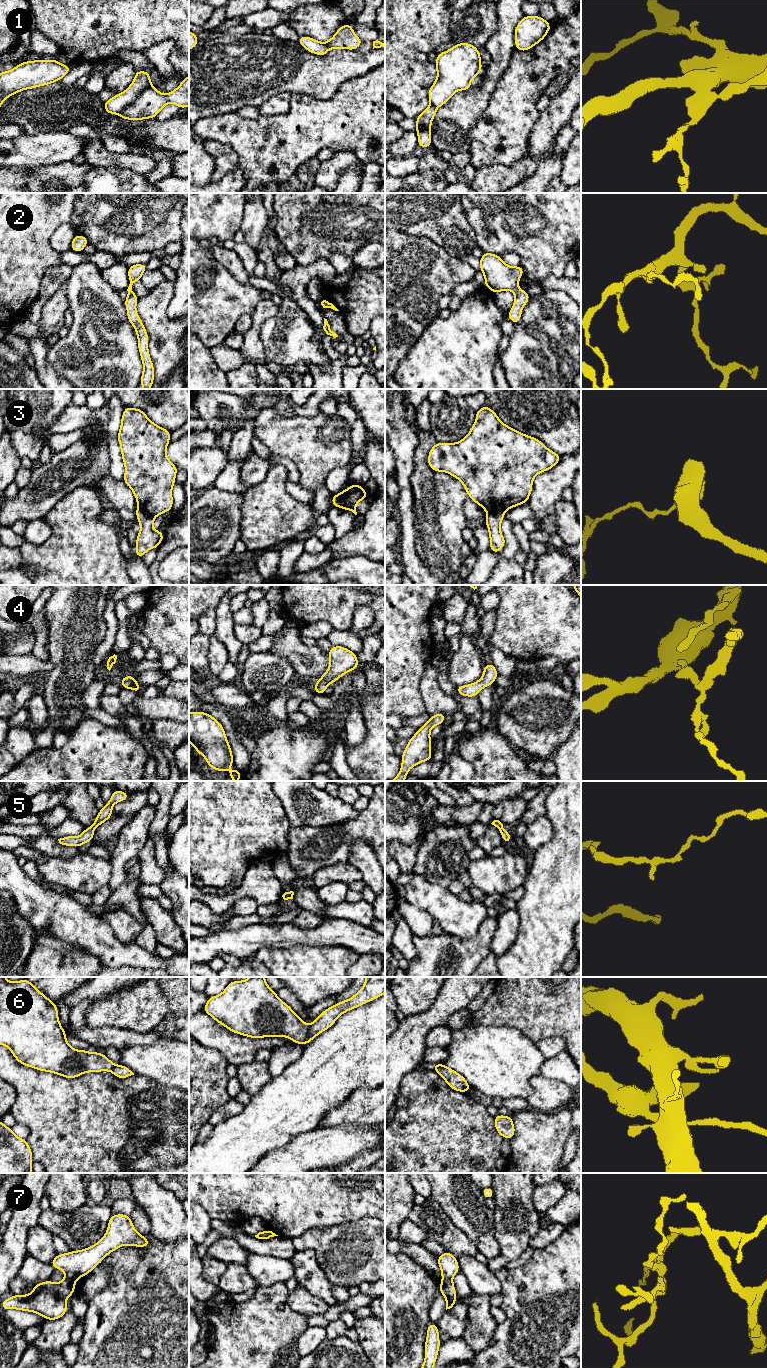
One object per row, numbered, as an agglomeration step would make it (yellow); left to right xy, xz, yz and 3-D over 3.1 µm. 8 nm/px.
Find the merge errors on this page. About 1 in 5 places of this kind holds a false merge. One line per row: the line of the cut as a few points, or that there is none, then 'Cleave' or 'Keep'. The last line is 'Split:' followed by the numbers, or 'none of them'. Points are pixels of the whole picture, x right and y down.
1: Split along xy (151, 85), (119, 113). Cleave
2: No split. Keep
3: Split along xy (138, 507), (154, 516). Cleave
4: No split. Keep
5: No split. Keep
6: Split along xz (310, 1025), (307, 1037), (302, 1043). Cleave
7: Split along xz (266, 1230), (266, 1237), (264, 1239). Cleave
Split: 1, 3, 6, 7

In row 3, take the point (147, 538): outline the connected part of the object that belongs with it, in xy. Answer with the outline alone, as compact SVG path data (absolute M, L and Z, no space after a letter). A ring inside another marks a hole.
M142 509L135 511L137 515L137 521L141 524L141 529L138 532L136 538L136 552L135 555L139 558L143 558L144 554L152 547L157 549L164 538L164 534L157 530L153 530L154 516L147 514Z

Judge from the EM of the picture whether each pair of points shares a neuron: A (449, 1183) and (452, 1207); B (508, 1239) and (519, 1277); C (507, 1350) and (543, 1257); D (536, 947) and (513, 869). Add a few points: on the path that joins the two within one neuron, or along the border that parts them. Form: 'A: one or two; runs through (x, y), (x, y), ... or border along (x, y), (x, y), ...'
A: one; runs through (450, 1189), (451, 1201)
B: two; border along (505, 1266), (494, 1273)
C: one; runs through (530, 1327), (541, 1316), (543, 1308), (543, 1280)
D: two; border along (528, 868), (528, 874), (522, 886)

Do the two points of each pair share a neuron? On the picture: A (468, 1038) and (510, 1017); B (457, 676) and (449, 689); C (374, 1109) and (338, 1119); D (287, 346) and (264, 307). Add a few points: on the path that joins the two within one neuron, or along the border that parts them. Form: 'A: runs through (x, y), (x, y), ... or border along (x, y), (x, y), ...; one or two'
A: border along (468, 1026), (510, 1026), (515, 1028); two
B: border along (449, 662), (448, 679), (455, 686); two
C: runs through (365, 1109), (357, 1109), (347, 1113); one
D: border along (280, 306), (259, 328), (261, 340); two

